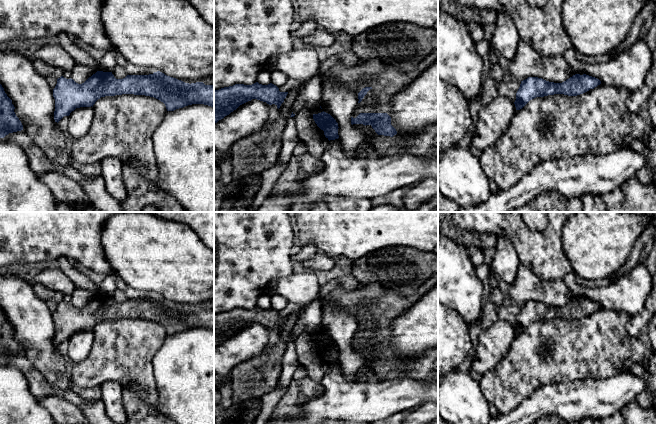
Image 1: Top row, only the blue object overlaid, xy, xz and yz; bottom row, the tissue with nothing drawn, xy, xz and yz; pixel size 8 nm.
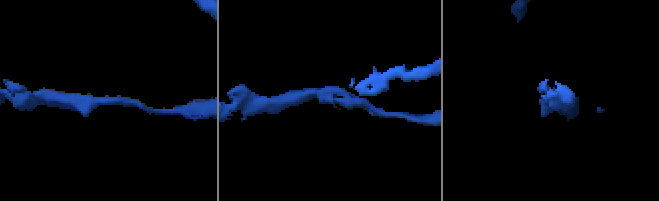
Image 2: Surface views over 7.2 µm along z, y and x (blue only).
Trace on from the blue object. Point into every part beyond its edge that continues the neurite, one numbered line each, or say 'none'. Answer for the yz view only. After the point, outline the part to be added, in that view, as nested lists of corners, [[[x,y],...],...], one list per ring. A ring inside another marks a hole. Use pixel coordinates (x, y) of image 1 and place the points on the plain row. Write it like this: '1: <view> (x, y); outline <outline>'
none

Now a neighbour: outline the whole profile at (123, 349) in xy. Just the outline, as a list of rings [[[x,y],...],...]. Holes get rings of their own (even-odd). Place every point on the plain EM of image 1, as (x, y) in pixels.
[[[122,318],[101,321],[93,329],[93,335],[93,345],[89,355],[84,360],[74,362],[72,365],[70,375],[72,385],[78,388],[92,388],[101,386],[107,381],[116,381],[124,389],[134,392],[147,405],[158,409],[158,394],[153,374],[153,358],[167,336],[165,328],[150,320]]]

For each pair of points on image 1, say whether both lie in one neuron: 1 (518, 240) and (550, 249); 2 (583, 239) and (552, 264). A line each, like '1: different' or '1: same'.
1: same
2: different

